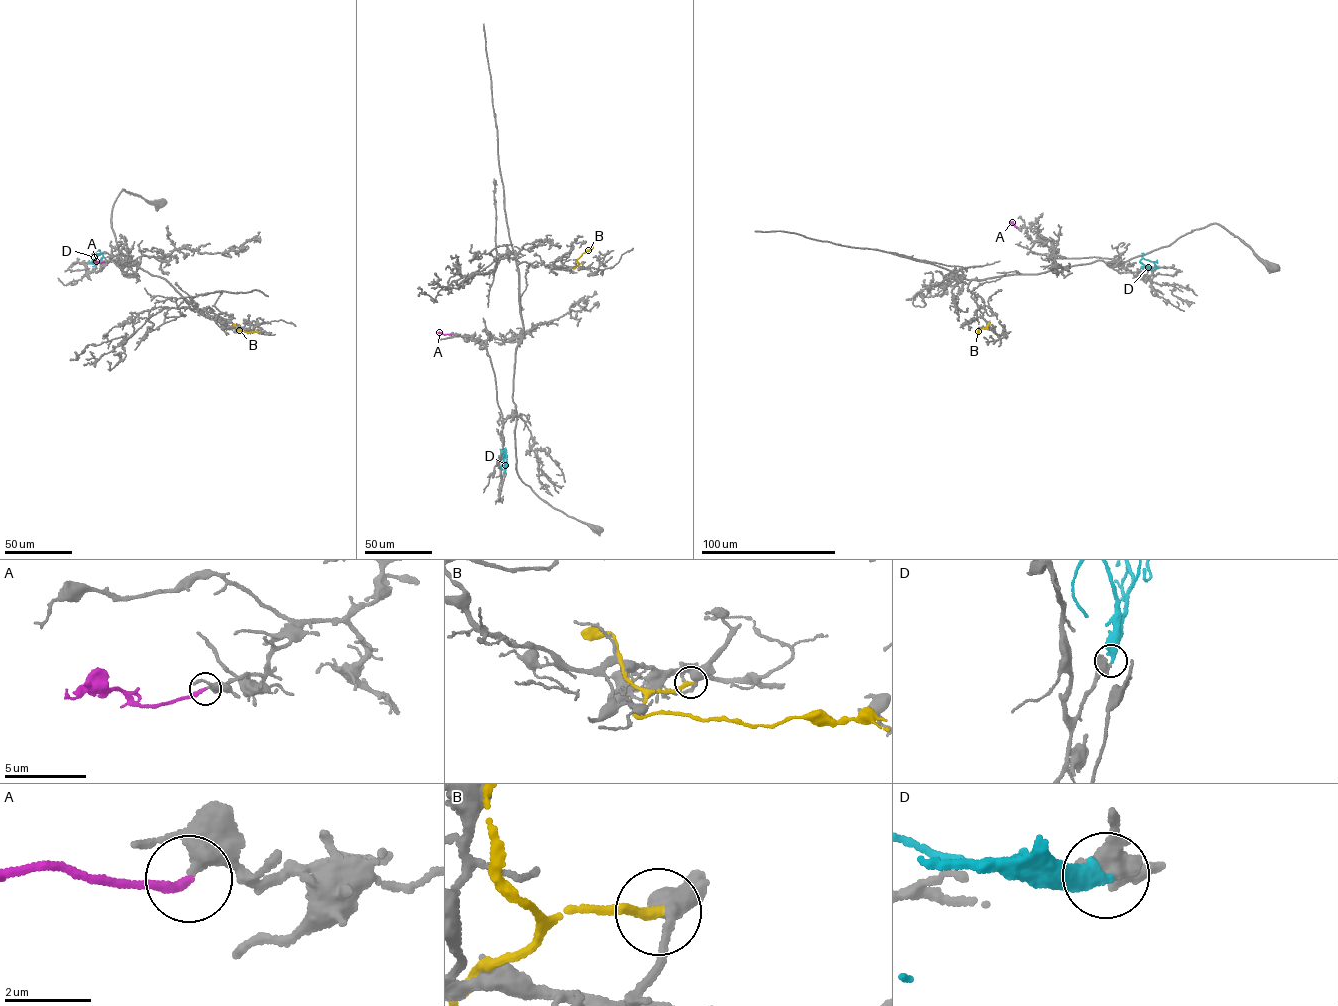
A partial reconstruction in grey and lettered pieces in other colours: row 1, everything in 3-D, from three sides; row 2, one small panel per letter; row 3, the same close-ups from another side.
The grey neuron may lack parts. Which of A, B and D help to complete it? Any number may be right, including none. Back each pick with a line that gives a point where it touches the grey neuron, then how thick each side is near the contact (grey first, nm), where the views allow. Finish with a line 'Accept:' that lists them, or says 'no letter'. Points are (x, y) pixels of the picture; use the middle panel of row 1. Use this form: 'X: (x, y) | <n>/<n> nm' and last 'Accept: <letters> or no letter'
A: (451, 334) | 340/220 nm
D: (504, 473) | 420/400 nm
Accept: A, D

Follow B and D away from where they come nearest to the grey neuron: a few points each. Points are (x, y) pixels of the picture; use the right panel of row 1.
B: (988, 328), (981, 328), (976, 334)
D: (1158, 268), (1142, 258), (1140, 262), (1152, 271)

